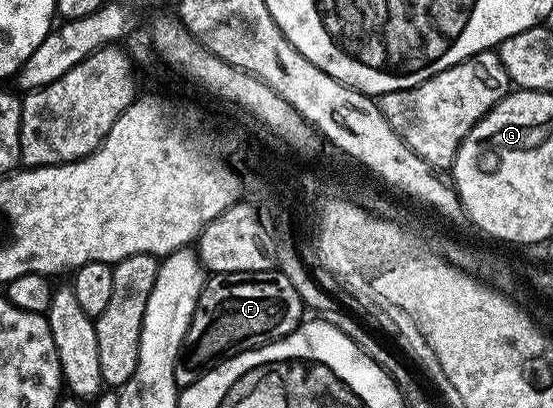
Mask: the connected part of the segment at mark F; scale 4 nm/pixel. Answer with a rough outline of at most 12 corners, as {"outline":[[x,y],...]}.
{"outline":[[275,268],[204,282],[177,386],[293,333],[306,306]]}

